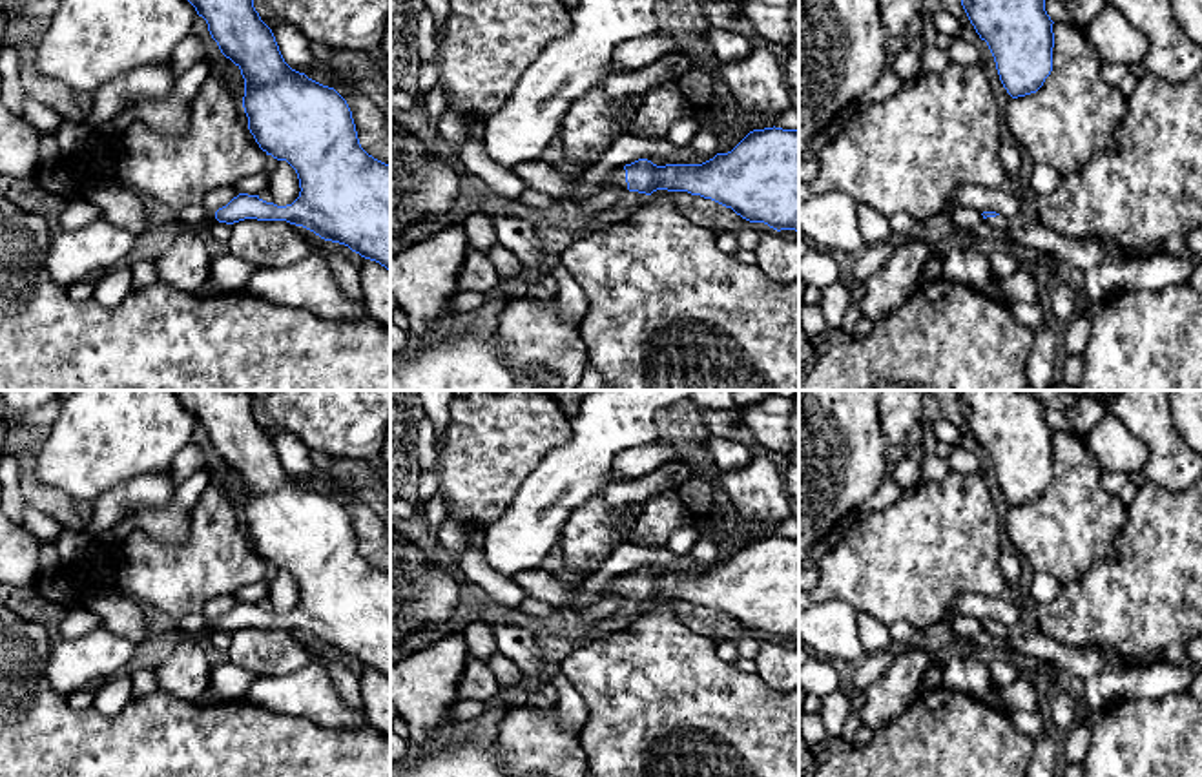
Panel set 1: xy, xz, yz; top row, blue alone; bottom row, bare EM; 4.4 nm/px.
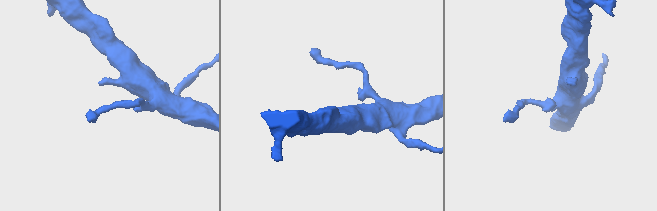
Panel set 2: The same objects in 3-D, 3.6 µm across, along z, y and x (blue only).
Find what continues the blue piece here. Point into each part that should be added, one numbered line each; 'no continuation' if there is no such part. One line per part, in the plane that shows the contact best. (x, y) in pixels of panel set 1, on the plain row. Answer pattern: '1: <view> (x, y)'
1: xz (617, 586)

